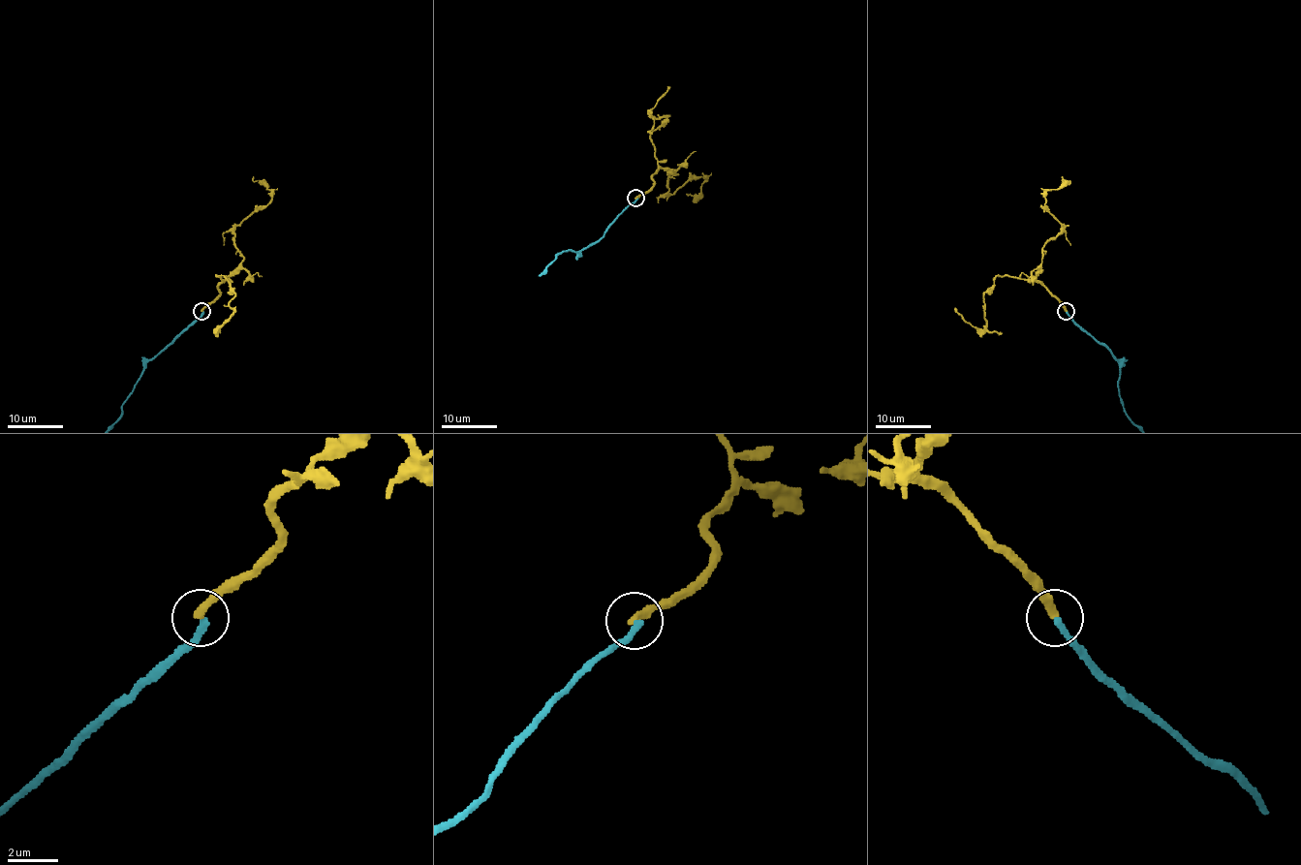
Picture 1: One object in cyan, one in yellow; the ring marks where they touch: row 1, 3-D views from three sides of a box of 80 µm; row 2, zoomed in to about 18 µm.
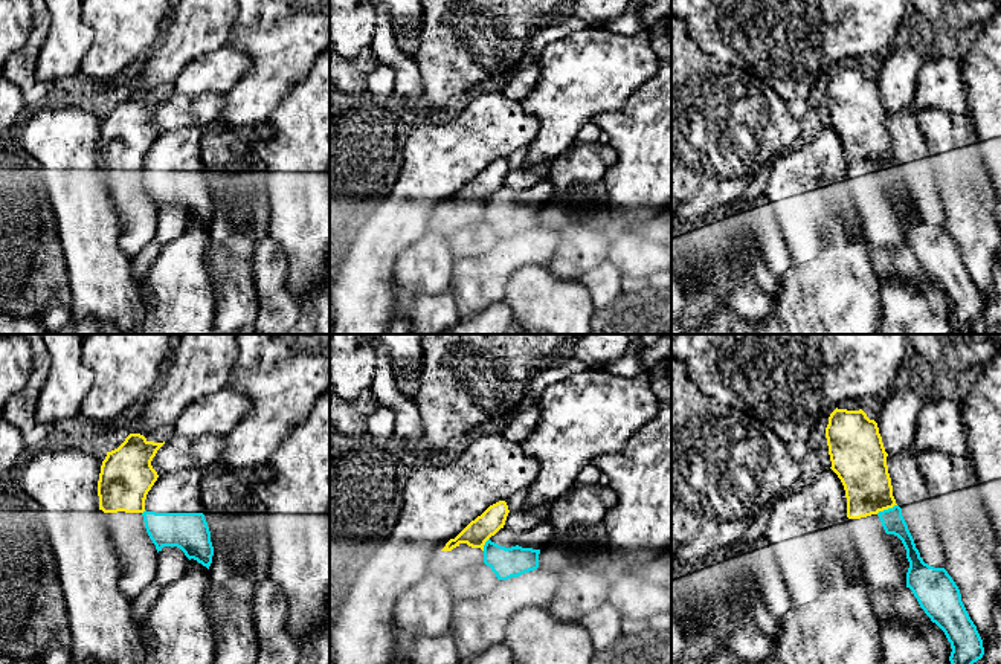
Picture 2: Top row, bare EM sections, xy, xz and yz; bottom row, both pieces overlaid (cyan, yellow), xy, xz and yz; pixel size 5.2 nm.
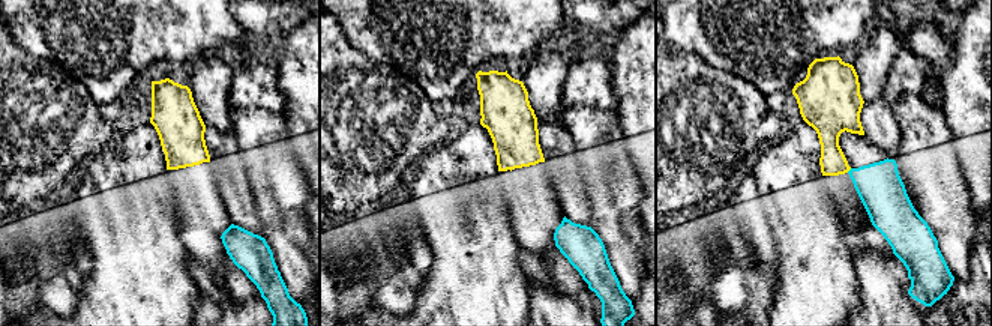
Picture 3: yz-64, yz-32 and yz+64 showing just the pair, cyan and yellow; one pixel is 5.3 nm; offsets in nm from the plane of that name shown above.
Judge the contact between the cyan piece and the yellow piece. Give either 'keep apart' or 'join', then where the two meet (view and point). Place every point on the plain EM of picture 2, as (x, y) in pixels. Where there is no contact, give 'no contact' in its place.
keep apart; meets cyan in yz at (885, 168)

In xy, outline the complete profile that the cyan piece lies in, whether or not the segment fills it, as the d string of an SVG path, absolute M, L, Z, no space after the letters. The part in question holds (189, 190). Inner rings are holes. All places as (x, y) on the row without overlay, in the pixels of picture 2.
M194 125L159 134L146 153L142 174L157 211L177 205L189 218L209 227L214 205L204 177L201 137L203 130Z

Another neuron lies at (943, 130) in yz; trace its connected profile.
M938 107L914 111L925 136L929 169L945 209L945 227L960 247L961 259L977 284L981 298L993 295L995 264L1001 250L1001 226L995 217L996 191L978 150L978 136L967 114L946 111Z

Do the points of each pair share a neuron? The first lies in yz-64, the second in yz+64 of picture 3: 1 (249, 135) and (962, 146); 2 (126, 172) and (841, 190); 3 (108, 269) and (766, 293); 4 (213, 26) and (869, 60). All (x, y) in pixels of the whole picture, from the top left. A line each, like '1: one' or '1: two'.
1: two
2: two
3: two
4: two

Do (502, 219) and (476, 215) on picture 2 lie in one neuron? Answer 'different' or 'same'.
different

